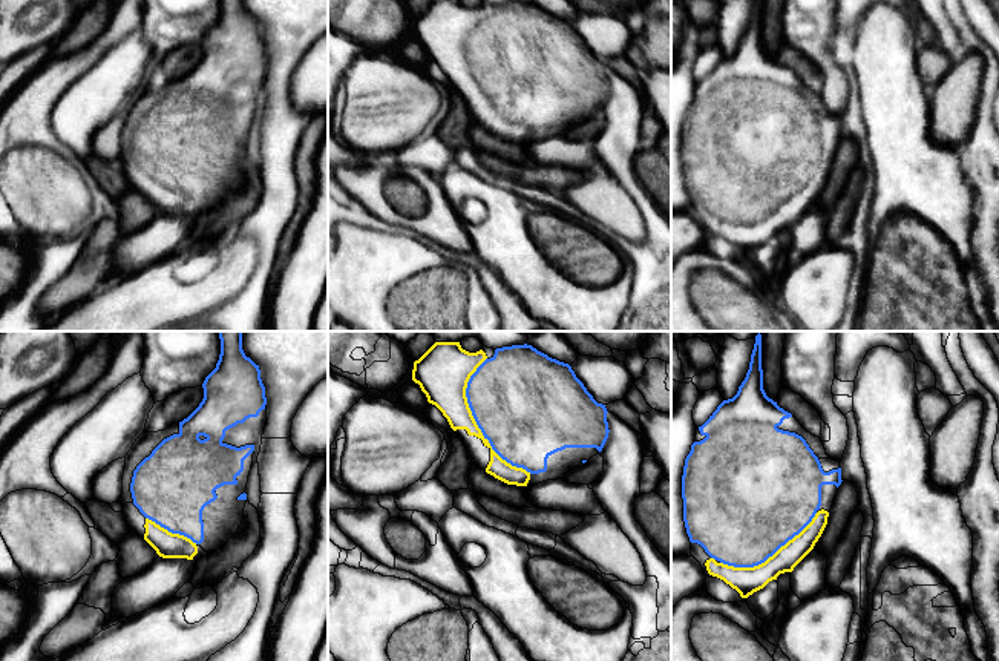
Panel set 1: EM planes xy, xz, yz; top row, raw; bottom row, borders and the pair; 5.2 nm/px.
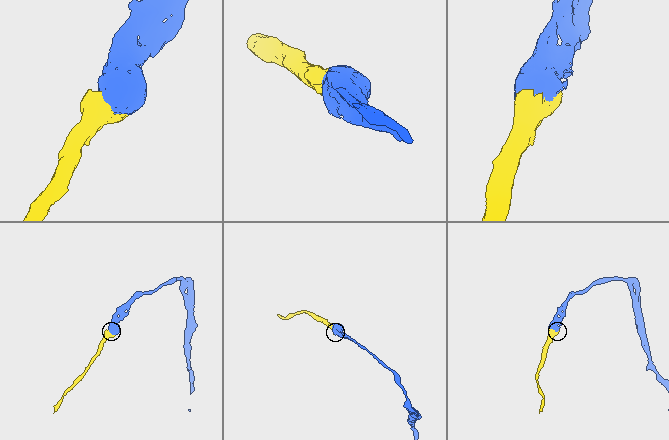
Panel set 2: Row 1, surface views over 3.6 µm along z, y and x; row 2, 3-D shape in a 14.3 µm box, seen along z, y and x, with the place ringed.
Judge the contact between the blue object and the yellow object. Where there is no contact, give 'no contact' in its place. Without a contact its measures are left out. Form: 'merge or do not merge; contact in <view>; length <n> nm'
merge; contact in xz; length 650 nm

